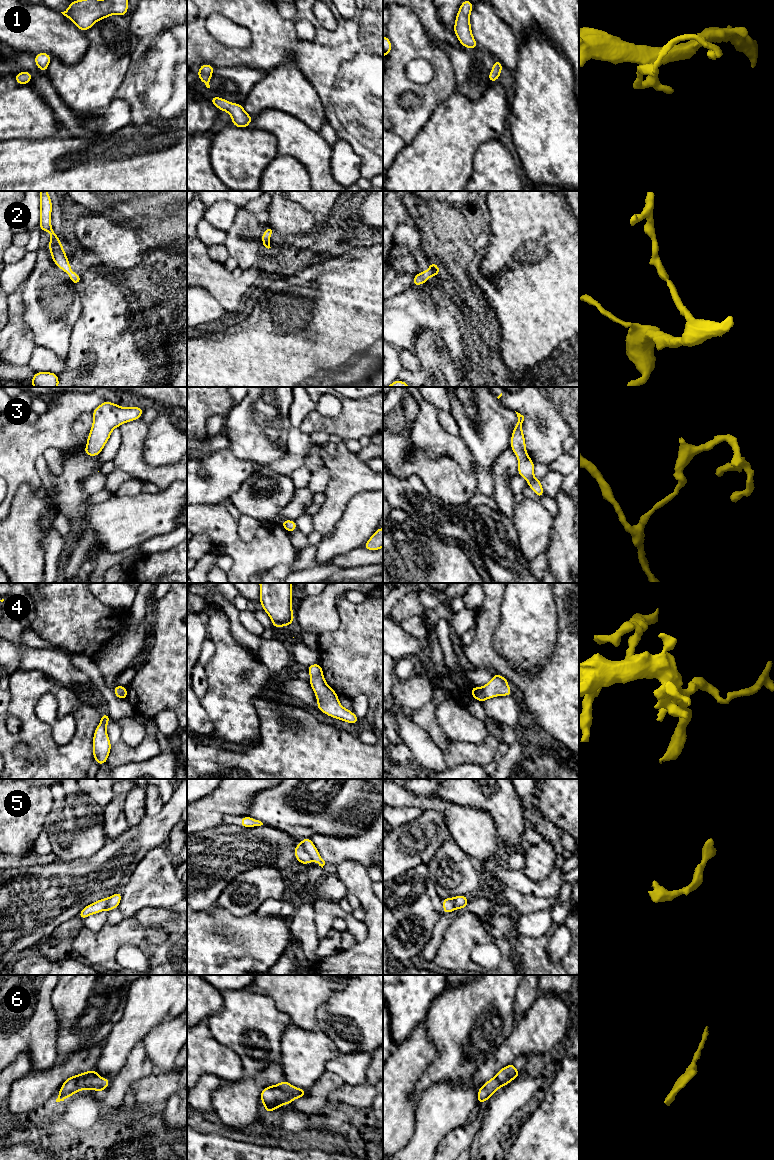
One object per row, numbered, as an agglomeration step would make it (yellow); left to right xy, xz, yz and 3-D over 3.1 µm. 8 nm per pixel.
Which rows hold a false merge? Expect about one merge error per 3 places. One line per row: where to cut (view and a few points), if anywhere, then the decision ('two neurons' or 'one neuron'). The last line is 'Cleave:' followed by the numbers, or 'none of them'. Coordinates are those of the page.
1: cut none; one neuron
2: cut none; one neuron
3: cut none; one neuron
4: cut none; one neuron
5: cut xz (300, 844), (311, 859); two neurons
6: cut none; one neuron
Cleave: 5

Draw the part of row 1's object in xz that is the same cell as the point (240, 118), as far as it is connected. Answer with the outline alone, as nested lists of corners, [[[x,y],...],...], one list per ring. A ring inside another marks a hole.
[[[217,96],[211,97],[210,101],[216,108],[229,113],[232,118],[231,124],[238,128],[247,128],[253,120],[253,117],[245,112],[242,104],[231,103]]]

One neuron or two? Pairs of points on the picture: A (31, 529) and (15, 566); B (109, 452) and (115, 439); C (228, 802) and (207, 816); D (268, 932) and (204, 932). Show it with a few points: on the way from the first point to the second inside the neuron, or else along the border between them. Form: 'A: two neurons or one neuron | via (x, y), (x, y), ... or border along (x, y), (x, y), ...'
A: one neuron | via (22, 538), (18, 542), (18, 557)
B: one neuron | via (111, 449), (114, 442)
C: one neuron | via (223, 802), (212, 811)
D: one neuron | via (252, 932), (220, 932)

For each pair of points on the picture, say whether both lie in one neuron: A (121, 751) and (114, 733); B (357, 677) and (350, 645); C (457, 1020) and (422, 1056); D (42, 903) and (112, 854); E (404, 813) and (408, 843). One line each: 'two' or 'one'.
A: two
B: one
C: two
D: one
E: two

